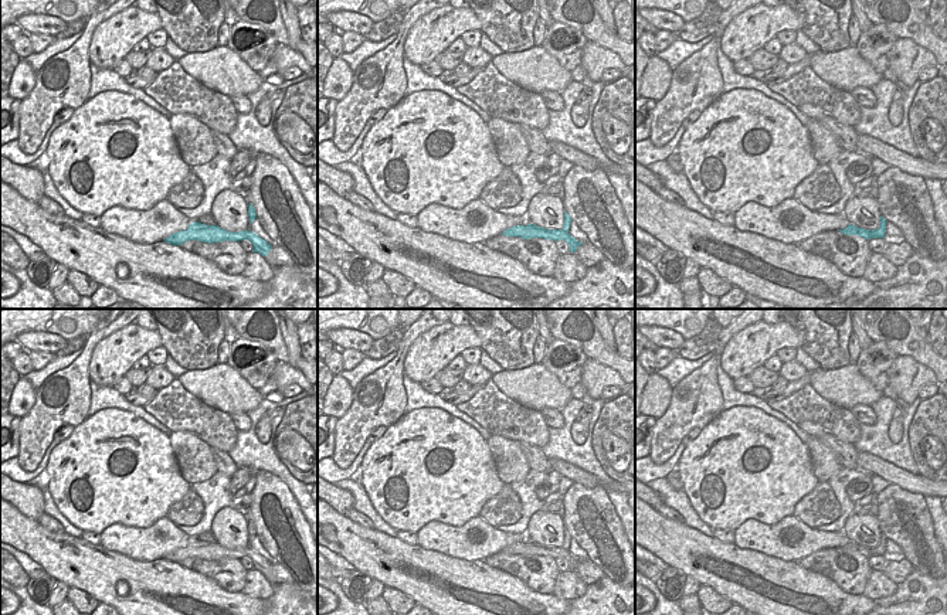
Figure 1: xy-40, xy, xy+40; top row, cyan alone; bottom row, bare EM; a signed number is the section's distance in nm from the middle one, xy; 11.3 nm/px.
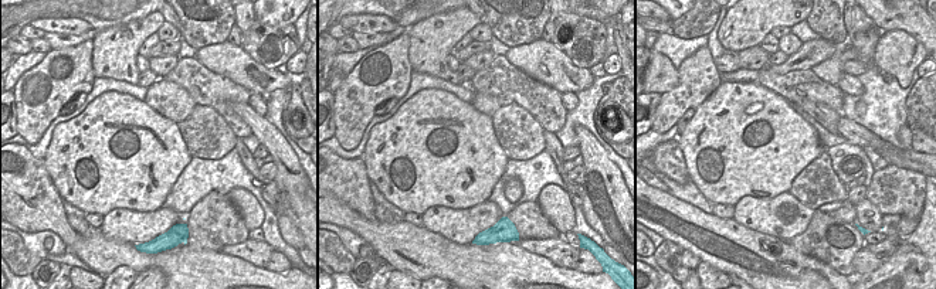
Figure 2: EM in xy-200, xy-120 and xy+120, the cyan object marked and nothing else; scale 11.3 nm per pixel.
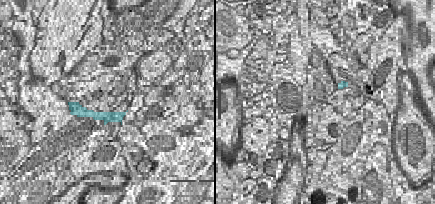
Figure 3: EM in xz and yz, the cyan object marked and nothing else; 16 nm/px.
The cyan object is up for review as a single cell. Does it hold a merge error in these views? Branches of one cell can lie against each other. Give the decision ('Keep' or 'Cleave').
Cleave

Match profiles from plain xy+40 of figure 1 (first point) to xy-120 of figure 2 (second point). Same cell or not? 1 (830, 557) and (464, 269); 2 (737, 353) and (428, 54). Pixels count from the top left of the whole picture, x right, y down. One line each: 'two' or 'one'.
1: two
2: one

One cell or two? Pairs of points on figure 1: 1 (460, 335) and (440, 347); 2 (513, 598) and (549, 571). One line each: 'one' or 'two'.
1: one
2: two

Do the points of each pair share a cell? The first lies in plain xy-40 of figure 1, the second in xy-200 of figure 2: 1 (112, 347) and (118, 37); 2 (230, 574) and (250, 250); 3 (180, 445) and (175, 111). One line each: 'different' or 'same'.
1: same
2: same
3: different

